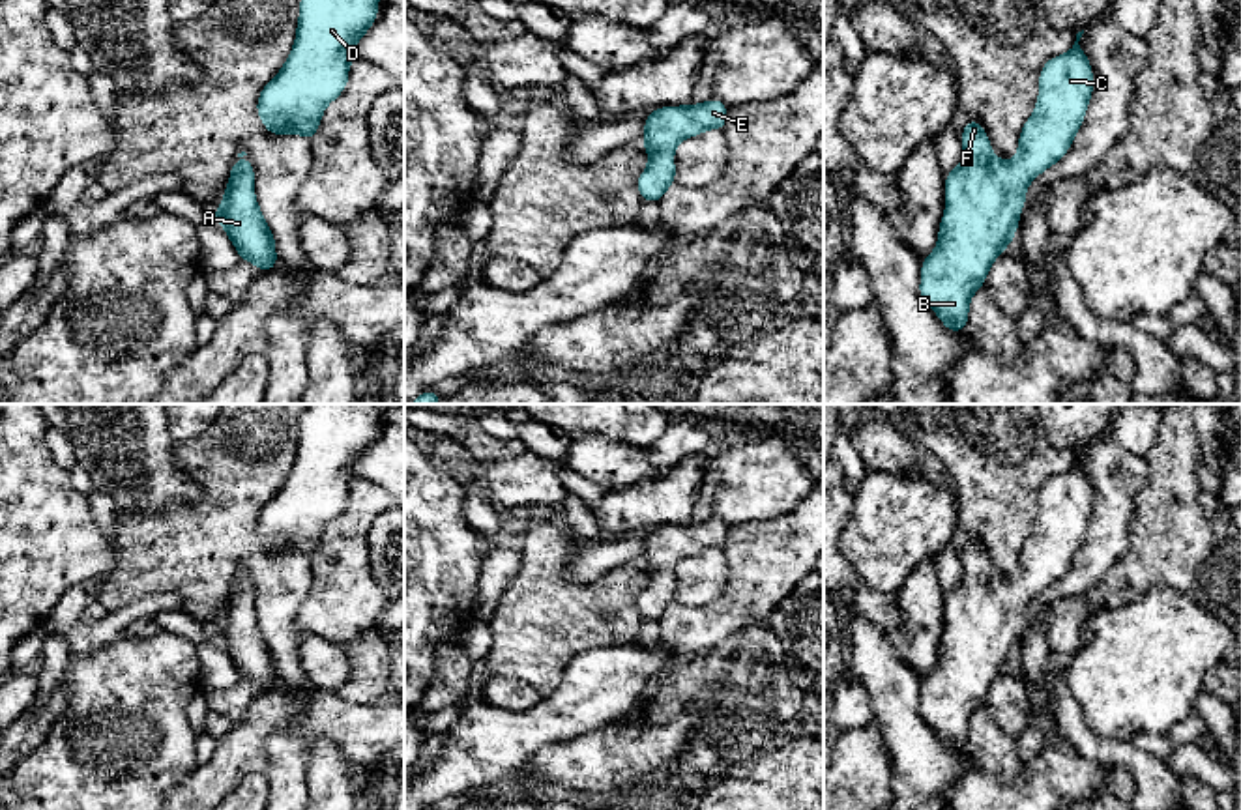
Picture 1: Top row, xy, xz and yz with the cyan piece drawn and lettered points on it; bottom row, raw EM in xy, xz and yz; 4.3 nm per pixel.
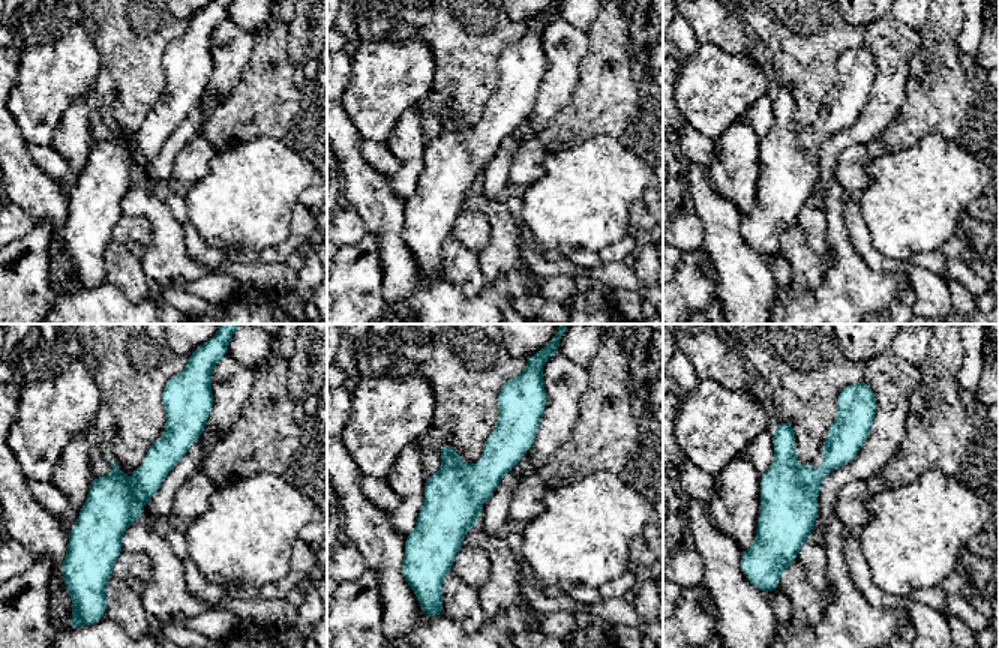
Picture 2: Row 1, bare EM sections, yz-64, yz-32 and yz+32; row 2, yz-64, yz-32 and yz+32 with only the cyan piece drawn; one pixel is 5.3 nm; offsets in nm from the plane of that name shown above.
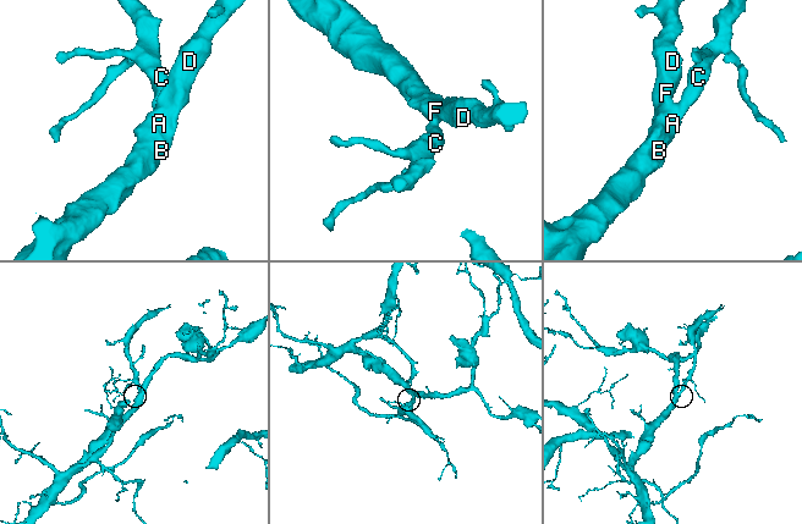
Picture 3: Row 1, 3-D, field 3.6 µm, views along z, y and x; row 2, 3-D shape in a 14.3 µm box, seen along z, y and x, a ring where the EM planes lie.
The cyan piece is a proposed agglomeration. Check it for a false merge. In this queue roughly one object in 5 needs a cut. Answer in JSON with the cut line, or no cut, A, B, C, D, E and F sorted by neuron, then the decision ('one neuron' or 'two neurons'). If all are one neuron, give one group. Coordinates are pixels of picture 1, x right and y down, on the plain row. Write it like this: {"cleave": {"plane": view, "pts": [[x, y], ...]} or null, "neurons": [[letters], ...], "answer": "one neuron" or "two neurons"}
{"cleave": null, "neurons": [["A", "B", "C", "D", "E", "F"]], "answer": "one neuron"}

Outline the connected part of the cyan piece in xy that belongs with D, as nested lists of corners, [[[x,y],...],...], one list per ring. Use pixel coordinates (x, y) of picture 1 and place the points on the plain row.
[[[307,404],[294,466],[256,520],[266,550],[277,556],[298,552],[313,559],[324,528],[348,503],[354,466],[376,440],[384,406]]]

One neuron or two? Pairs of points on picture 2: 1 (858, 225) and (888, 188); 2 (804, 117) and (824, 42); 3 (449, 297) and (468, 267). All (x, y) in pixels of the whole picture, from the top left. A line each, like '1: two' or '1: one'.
1: two
2: one
3: two

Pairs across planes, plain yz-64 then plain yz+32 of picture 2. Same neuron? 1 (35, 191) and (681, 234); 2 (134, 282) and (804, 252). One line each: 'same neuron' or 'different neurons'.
1: different neurons
2: same neuron

